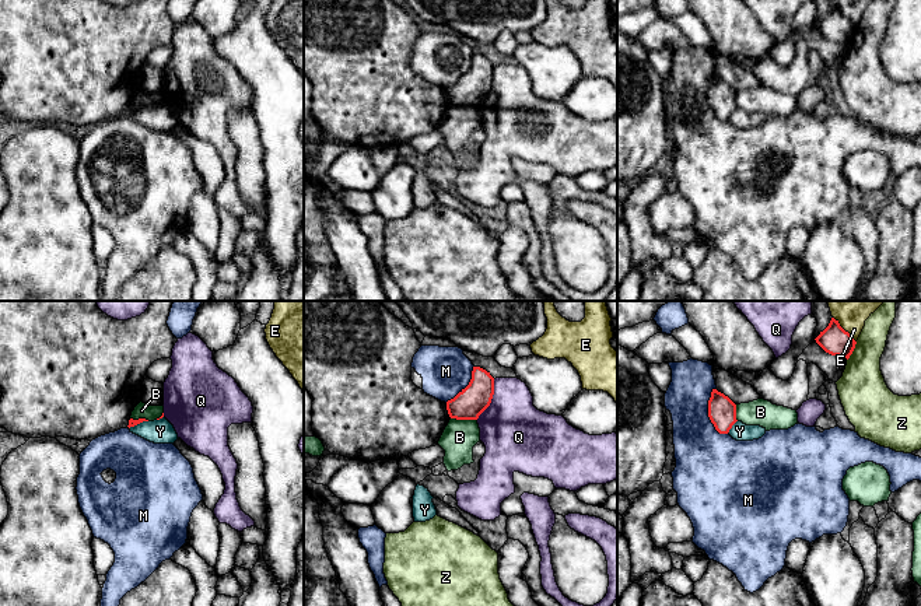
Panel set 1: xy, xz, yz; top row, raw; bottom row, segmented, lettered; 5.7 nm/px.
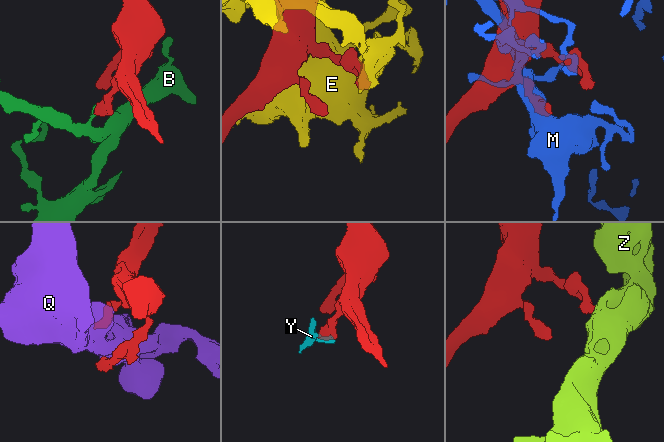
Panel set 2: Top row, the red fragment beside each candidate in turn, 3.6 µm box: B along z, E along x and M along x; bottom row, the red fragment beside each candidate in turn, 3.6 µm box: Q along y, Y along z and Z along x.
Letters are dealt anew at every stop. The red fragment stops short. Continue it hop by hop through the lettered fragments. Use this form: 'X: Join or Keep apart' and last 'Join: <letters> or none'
B: Keep apart
E: Keep apart
M: Keep apart
Q: Keep apart
Y: Keep apart
Z: Keep apart
Join: none

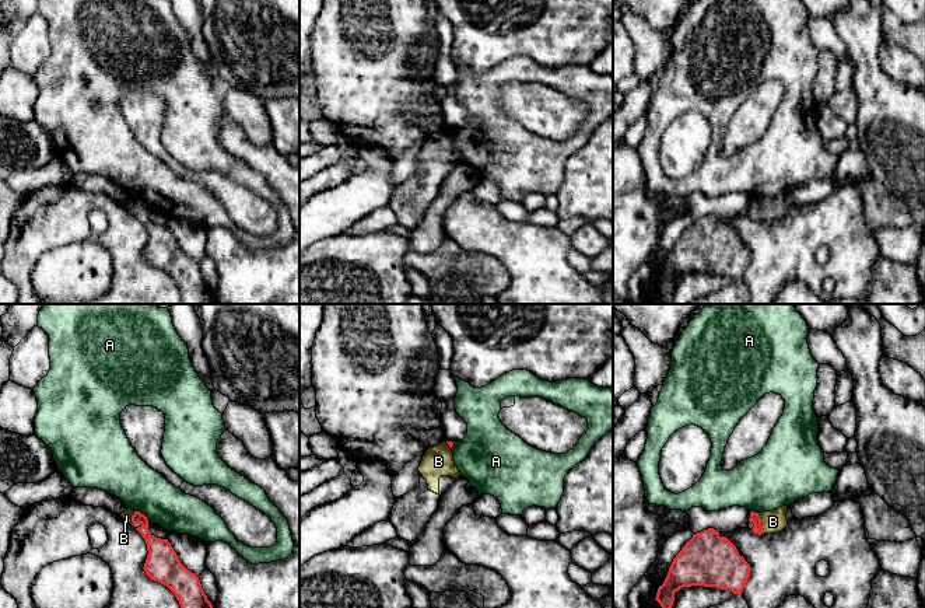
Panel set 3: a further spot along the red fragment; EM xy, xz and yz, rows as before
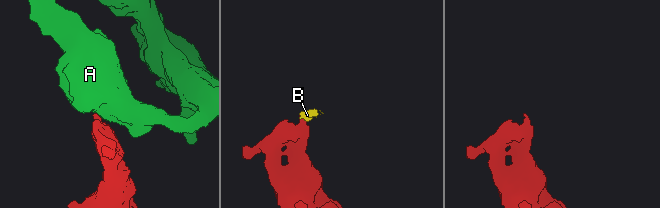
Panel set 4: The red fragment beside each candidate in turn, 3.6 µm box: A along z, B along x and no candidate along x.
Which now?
A: Keep apart
B: Join
Join: B

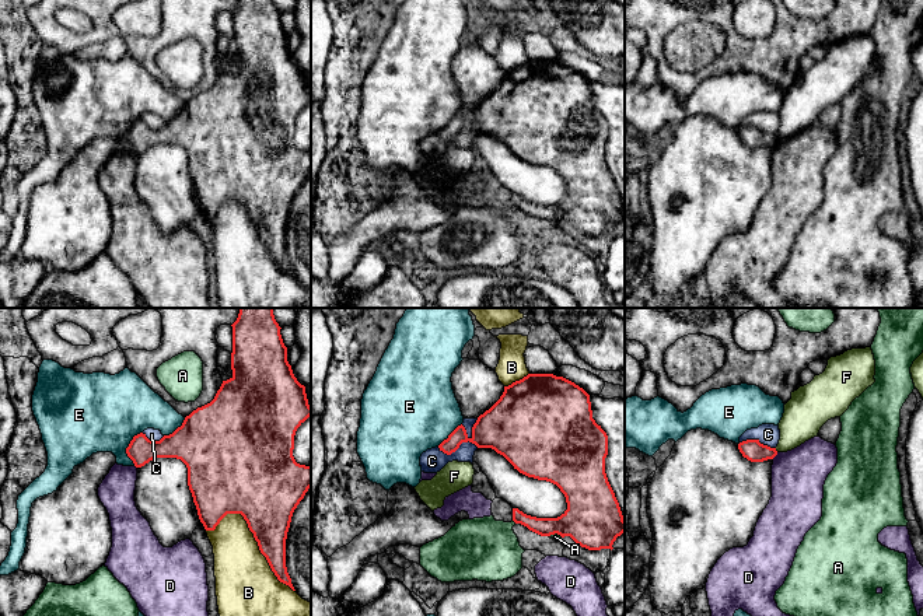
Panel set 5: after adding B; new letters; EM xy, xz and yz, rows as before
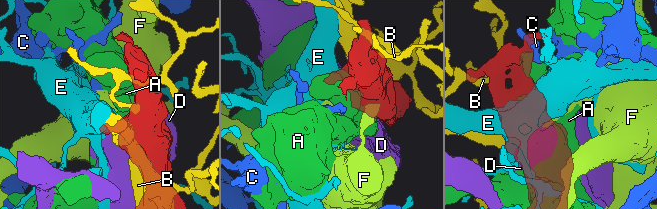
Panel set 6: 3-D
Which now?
A: Keep apart
B: Keep apart
C: Keep apart
D: Keep apart
E: Keep apart
F: Keep apart
Join: none

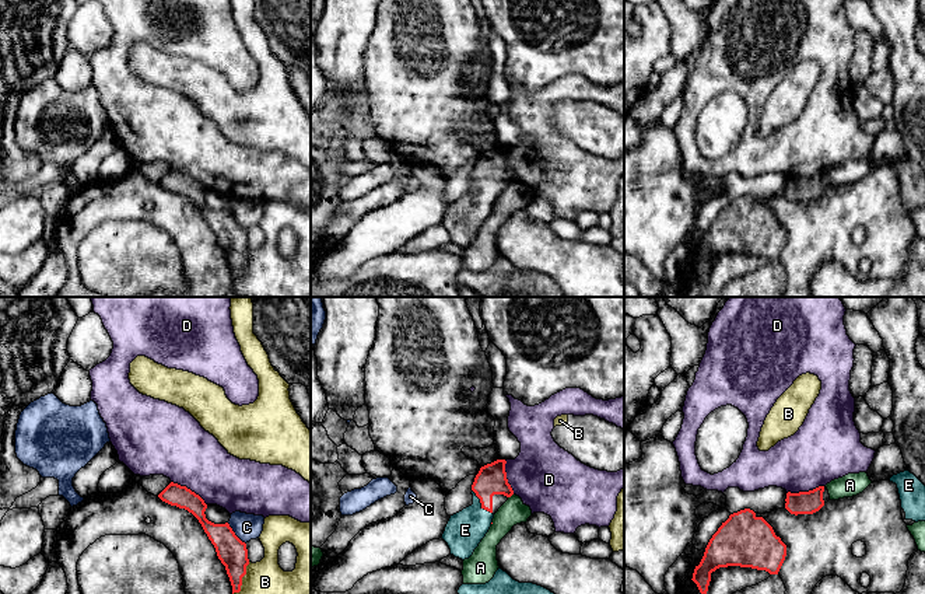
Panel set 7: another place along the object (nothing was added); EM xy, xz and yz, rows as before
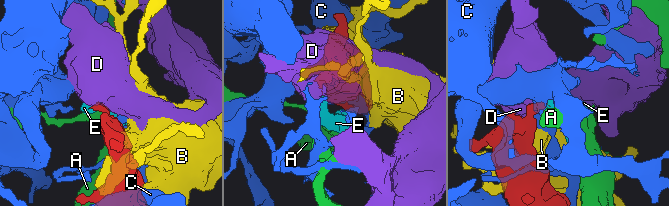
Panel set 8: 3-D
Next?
A: Keep apart
B: Keep apart
C: Keep apart
D: Keep apart
E: Join
Join: E

